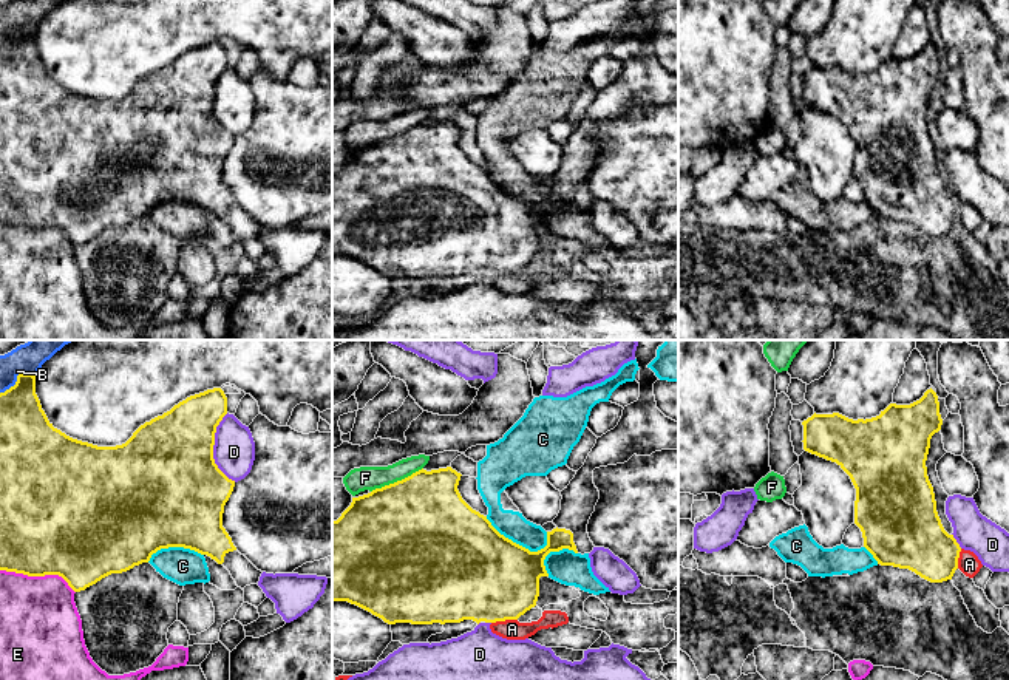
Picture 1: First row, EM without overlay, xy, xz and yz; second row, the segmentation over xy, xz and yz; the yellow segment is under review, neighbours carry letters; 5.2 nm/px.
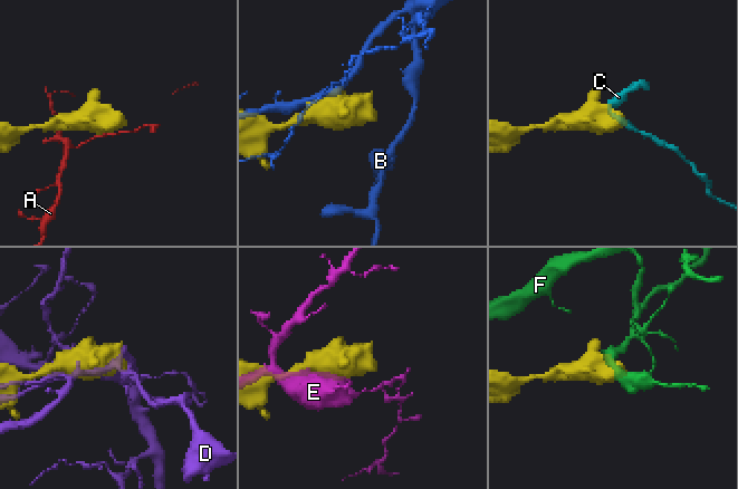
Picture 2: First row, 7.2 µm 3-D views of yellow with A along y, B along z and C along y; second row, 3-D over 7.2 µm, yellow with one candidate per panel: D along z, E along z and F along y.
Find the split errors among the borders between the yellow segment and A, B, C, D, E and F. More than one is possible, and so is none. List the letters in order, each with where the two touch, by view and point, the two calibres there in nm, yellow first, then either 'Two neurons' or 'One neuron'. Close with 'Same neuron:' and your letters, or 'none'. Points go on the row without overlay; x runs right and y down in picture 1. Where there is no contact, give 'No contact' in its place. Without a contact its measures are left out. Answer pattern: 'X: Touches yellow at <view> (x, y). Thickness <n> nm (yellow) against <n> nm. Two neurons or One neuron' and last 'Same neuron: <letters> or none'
A: Touches yellow at xz (504, 274). Thickness 460 nm (yellow) against 110 nm. Two neurons
B: Touches yellow at xy (17, 33). Thickness 260 nm (yellow) against 140 nm. Two neurons
C: Touches yellow at xz (515, 197). Thickness 480 nm (yellow) against 140 nm. Two neurons
D: Touches yellow at xy (212, 102). Thickness 480 nm (yellow) against 220 nm. Two neurons
E: Touches yellow at xy (39, 229). Thickness 480 nm (yellow) against 420 nm. Two neurons
F: Touches yellow at xz (397, 135). Thickness 500 nm (yellow) against 130 nm. Two neurons
Same neuron: none

